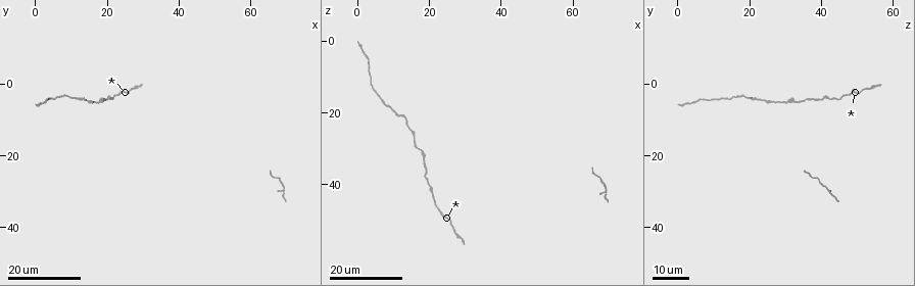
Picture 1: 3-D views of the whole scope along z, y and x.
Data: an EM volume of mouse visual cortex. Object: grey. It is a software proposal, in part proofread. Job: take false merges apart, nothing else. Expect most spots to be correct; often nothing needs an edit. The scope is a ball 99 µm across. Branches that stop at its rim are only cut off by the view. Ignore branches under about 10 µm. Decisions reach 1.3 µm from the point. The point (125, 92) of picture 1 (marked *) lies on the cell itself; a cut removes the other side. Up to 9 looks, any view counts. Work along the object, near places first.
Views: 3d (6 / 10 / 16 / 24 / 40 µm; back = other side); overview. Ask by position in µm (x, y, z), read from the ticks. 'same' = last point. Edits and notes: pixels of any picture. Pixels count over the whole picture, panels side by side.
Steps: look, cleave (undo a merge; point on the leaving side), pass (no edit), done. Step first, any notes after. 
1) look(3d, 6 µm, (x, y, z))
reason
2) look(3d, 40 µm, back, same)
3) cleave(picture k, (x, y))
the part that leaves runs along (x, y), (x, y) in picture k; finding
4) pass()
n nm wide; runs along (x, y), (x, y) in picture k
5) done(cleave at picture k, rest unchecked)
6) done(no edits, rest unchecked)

look(3d, 16 µm, (21.0, 3.5, 40.5))

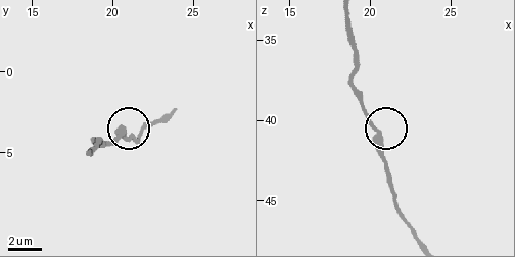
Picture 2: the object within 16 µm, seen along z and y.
look(3d, 10 µm, (20.6, 3.8, 40.9))

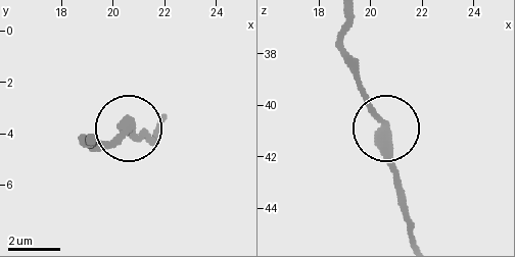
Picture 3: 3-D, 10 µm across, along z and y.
pass()
360 nm wide; runs along (159, 132), (142, 136), (131, 130), (98, 147) in picture 3; all the same cell

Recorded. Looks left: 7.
look(3d, 16 µm, (18.0, 5.0, 32.5))
calibre changes

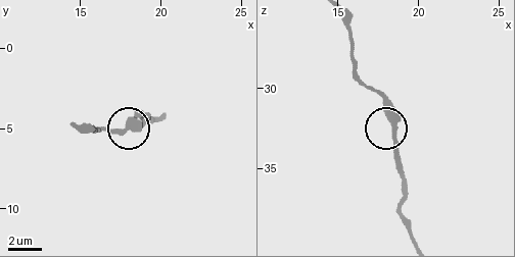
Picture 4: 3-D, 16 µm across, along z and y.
look(3d, 10 µm, same)

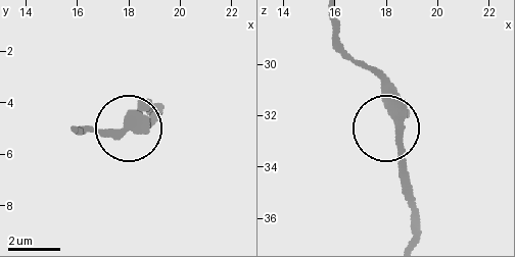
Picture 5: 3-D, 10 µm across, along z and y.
pass()
310 nm wide; runs along (409, 240), (414, 214), (401, 168), (393, 89), (382, 71) in picture 5; continuous, no second cell

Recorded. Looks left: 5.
look(3d, 24 µm, (11.5, 4.0, 20.5))

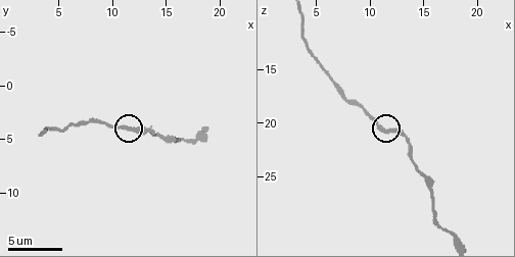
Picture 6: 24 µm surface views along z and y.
look(3d, 6 µm, (11.2, 4.0, 20.4))

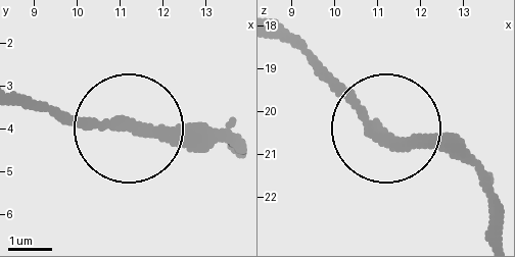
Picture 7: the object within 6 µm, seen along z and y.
pass()
runs along (497, 197), (460, 161), (383, 132), (288, 37) in picture 7; one cell here

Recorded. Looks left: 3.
look(3d, 16 µm, (23.0, 3.0, 48.0))
sudden change in width

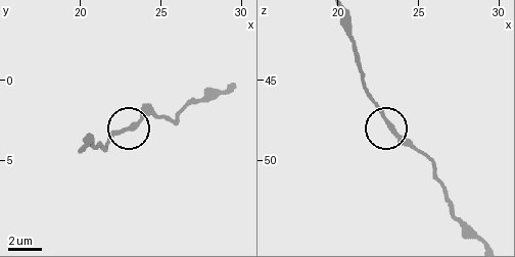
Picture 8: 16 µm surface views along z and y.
look(3d, 10 µm, (23.2, 3.0, 47.8))

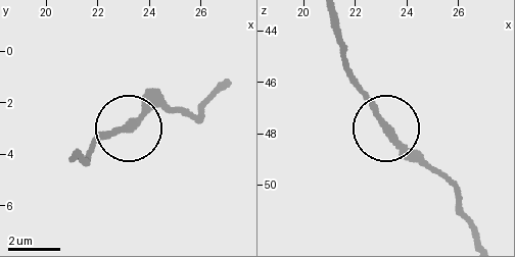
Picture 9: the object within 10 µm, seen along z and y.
pass()
continuous, no second cell

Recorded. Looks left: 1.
done(no edits, rest unchecked)

